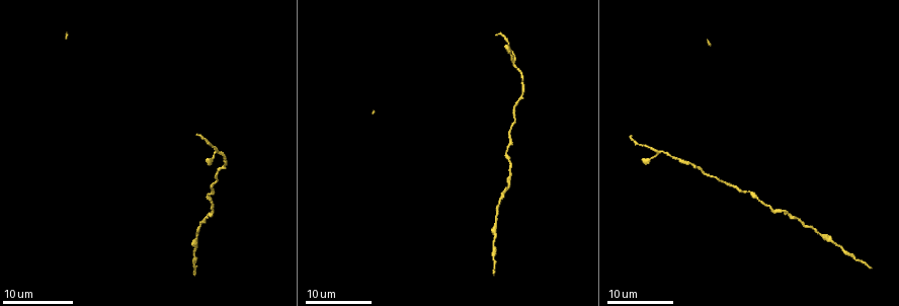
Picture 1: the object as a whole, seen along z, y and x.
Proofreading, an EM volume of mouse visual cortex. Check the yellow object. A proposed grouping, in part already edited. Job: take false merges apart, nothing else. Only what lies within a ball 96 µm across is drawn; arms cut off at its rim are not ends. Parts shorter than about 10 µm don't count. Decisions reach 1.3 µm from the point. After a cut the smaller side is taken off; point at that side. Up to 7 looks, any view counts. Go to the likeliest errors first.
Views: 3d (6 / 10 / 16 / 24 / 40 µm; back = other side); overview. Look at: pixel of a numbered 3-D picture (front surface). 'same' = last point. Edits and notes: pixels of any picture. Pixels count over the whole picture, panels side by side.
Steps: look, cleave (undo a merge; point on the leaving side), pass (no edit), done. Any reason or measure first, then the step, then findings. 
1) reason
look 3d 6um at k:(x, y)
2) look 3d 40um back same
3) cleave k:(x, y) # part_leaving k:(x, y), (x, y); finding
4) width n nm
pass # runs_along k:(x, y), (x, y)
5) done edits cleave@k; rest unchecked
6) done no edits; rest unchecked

look 3d 16um at 1:(523, 82)

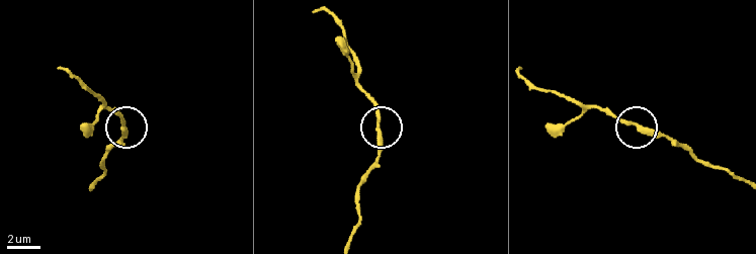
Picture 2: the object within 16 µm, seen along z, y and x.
look 3d 10um at 2:(637, 129)

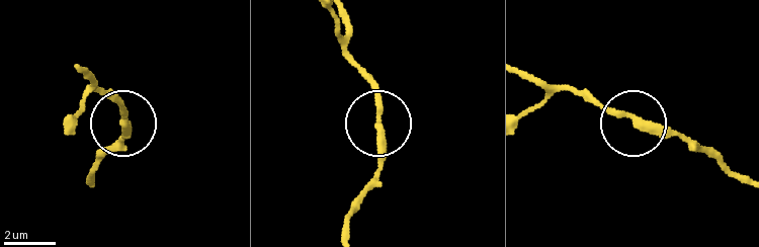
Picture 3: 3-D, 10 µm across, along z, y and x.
width 270 nm
pass # runs_along 3:(380, 127), (380, 185); one neuron here

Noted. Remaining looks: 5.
calibre changes
look 3d 16um at 1:(513, 111)

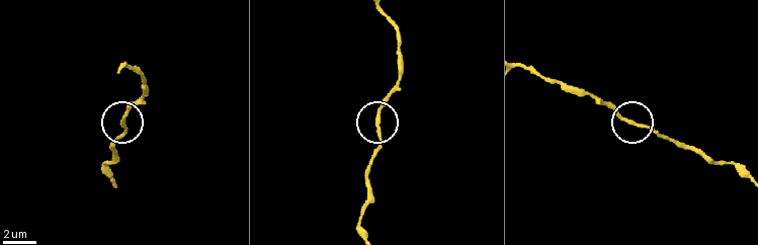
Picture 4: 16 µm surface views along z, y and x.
zoom in
look 3d 6um at 4:(628, 119)

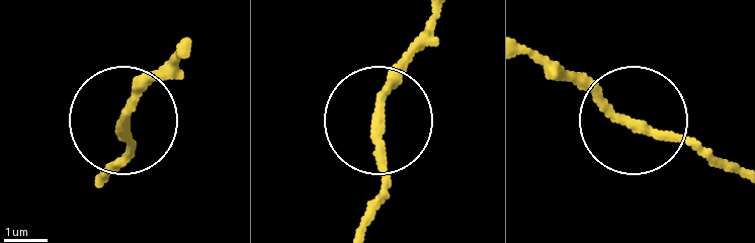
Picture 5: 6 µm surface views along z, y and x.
pass # runs_along 5:(180, 45), (130, 102), (118, 164); continuous, no second neuron

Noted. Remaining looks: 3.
thin neck
look 3d 24um at 1:(746, 190)

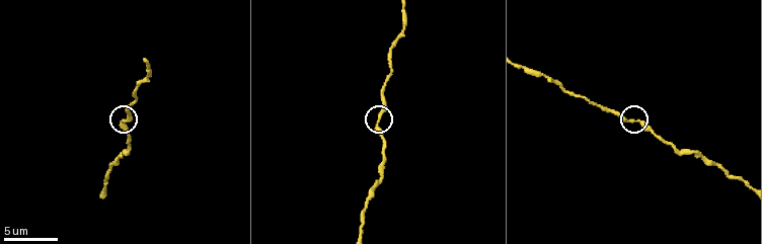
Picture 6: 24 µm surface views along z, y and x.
look 3d 6um at 6:(378, 120)

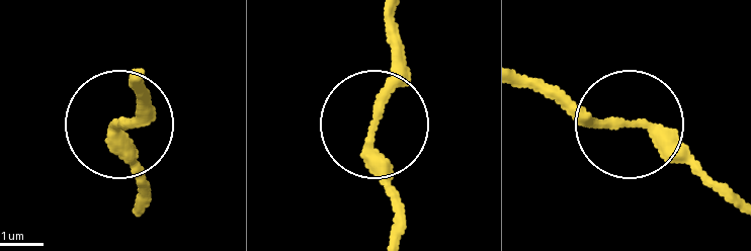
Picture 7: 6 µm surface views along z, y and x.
width 210 nm
pass # runs_along 7:(521, 74), (587, 114), (652, 124), (736, 204); continuous, no second neuron

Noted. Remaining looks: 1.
calibre changes
look 3d 6um at 6:(103, 189)

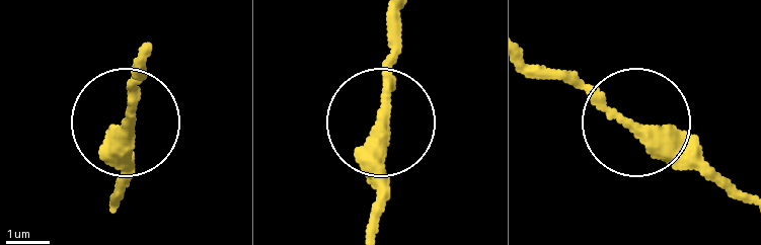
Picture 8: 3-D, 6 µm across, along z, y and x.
pass # runs_along 8:(145, 52), (138, 95), (120, 120), (120, 200); one neuron here

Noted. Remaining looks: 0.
done no edits; rest unchecked

